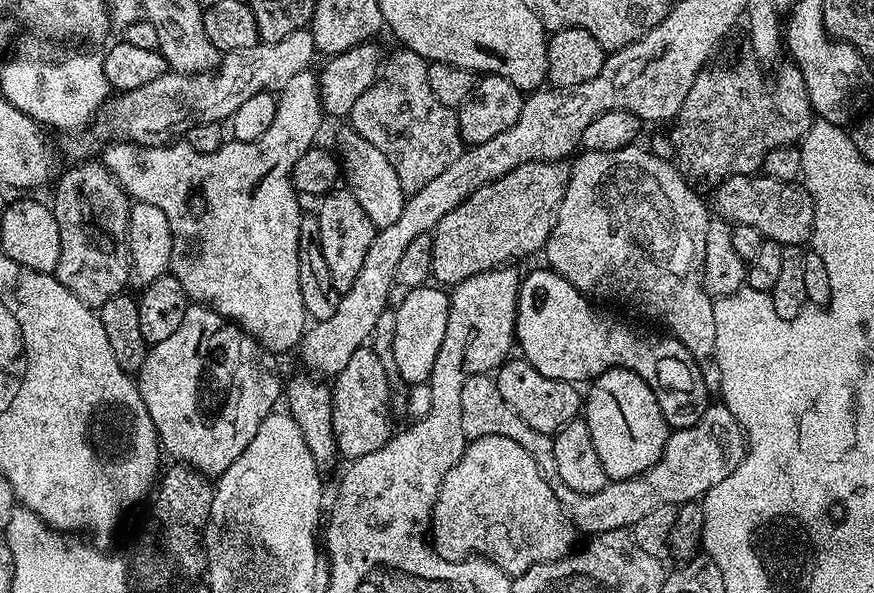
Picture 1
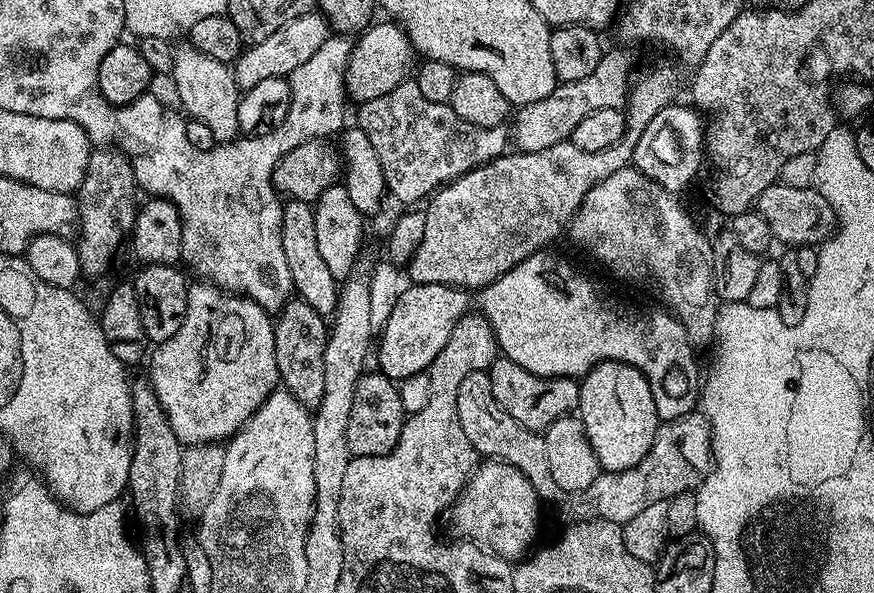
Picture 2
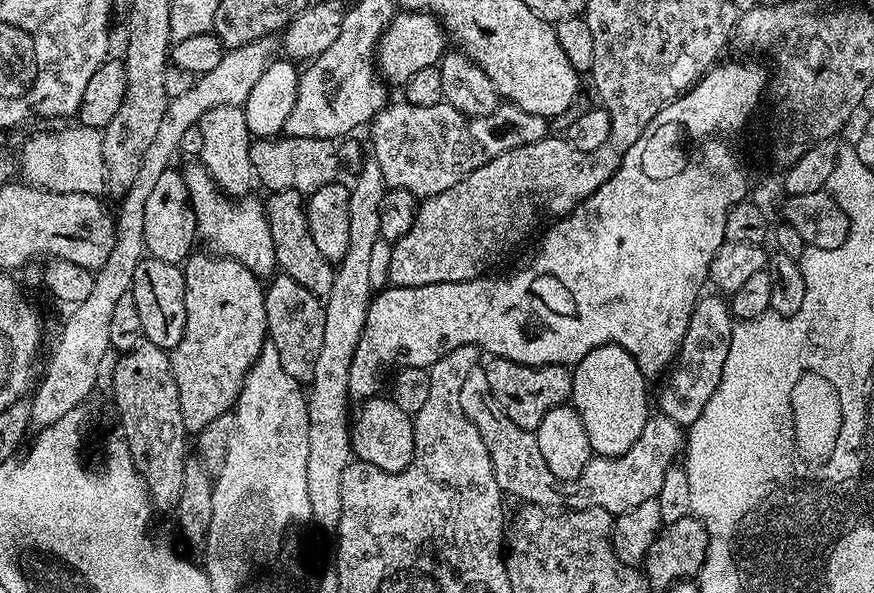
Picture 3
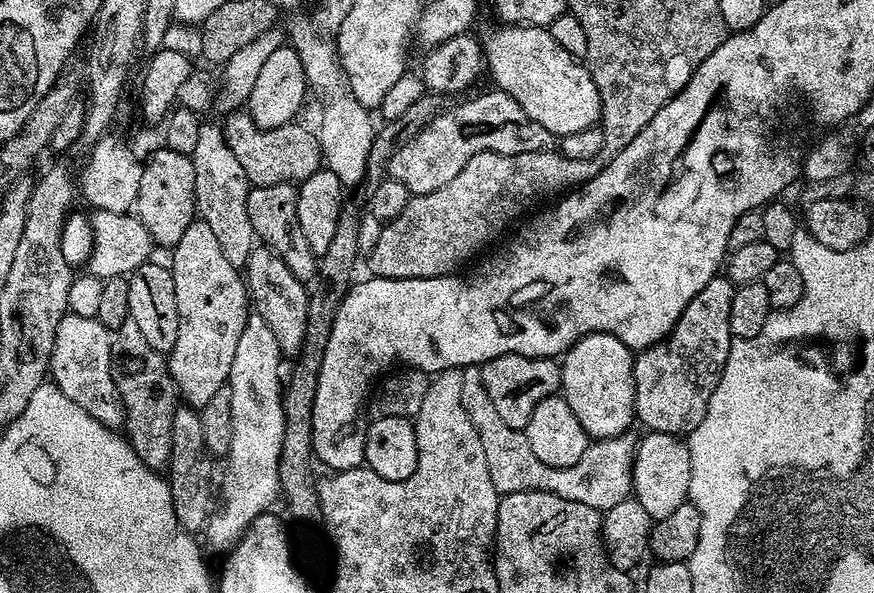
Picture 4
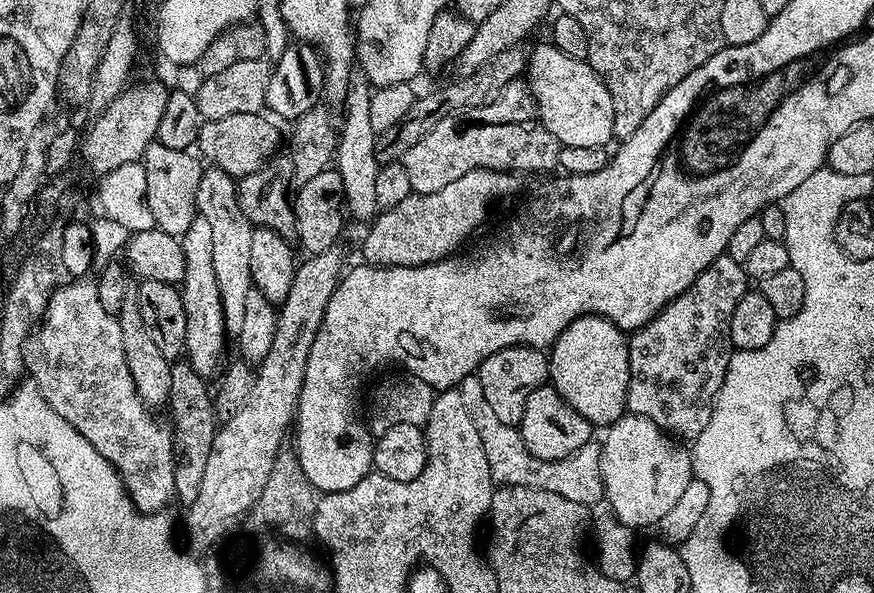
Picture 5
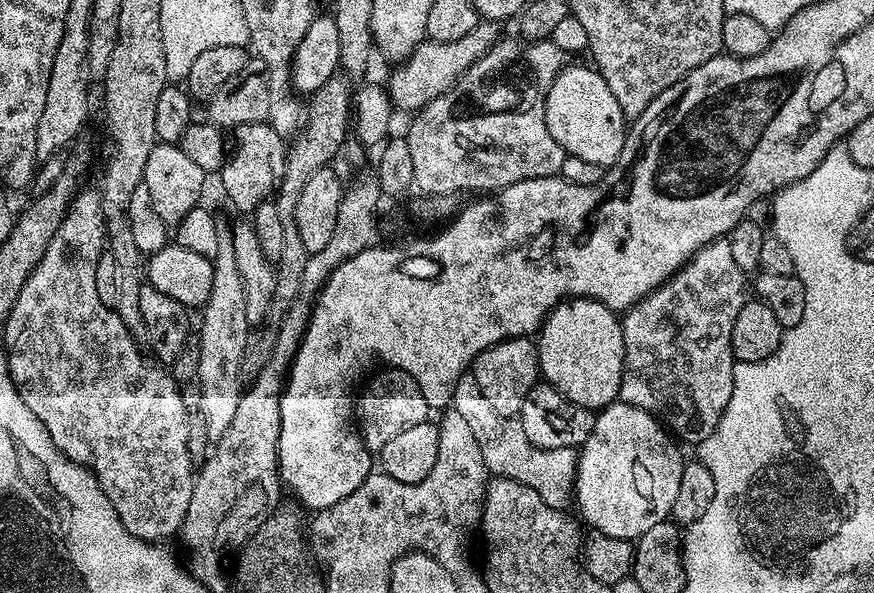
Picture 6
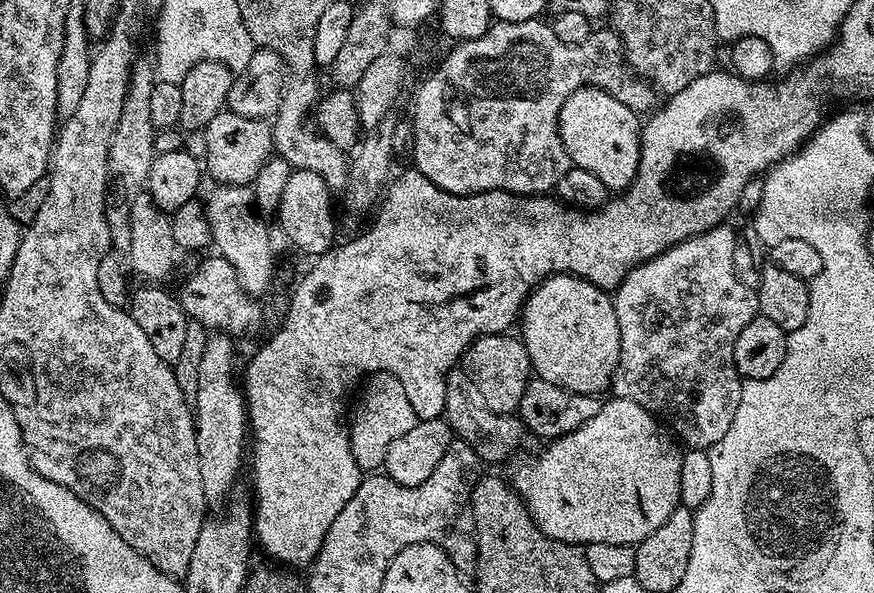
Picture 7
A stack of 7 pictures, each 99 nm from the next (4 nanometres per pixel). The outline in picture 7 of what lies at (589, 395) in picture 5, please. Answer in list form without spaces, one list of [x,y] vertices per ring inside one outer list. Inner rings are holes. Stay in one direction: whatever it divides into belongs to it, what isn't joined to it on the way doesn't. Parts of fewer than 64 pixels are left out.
[[[549,276],[532,289],[518,321],[518,335],[530,354],[533,373],[554,386],[563,386],[571,392],[595,396],[611,385],[612,376],[620,361],[618,316],[613,297],[607,291],[577,276]]]

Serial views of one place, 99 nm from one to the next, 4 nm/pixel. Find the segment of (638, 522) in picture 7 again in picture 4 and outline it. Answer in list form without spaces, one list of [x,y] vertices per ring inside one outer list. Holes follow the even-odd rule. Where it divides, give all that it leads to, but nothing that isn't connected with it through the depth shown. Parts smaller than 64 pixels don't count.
[[[648,432],[639,437],[636,460],[632,463],[634,498],[652,516],[653,521],[674,514],[678,506],[689,503],[690,450],[679,436],[665,432]]]

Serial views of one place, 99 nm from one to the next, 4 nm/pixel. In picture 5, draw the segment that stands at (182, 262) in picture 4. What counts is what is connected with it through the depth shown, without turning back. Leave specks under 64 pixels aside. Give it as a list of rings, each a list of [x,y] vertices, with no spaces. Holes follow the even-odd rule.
[[[197,214],[194,222],[190,222],[190,230],[186,230],[182,238],[184,279],[178,285],[182,306],[186,310],[186,342],[184,343],[186,362],[198,375],[205,378],[217,375],[221,367],[220,359],[224,356],[224,340],[226,341],[222,300],[218,294],[218,278],[214,278],[214,249],[210,241],[212,241],[210,225],[207,224],[206,218]]]

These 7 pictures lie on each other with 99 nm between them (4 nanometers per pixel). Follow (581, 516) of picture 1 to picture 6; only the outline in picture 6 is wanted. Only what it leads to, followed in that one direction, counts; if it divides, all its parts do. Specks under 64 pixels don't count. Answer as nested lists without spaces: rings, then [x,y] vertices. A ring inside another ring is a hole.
[[[471,374],[464,375],[456,383],[450,404],[470,425],[470,431],[482,450],[482,458],[492,476],[510,478],[514,482],[530,486],[530,490],[538,490],[544,501],[555,508],[563,509],[567,500],[569,503],[576,482],[577,449],[546,450],[534,446],[534,442],[526,438],[526,430],[522,430],[522,422],[517,417],[500,416],[498,410],[494,410],[494,406],[490,406],[490,402],[482,398],[482,390],[478,390],[478,382],[474,382]]]

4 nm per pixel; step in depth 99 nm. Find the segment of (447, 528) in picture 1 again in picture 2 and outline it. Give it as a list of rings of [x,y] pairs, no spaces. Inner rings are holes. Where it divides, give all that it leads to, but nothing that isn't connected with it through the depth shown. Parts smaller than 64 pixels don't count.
[[[492,460],[477,467],[464,491],[457,497],[452,515],[454,514],[455,528],[464,535],[461,537],[486,547],[504,560],[516,562],[523,559],[537,543],[535,540],[540,530],[540,507],[542,507],[542,501],[528,476],[522,474],[512,464]]]

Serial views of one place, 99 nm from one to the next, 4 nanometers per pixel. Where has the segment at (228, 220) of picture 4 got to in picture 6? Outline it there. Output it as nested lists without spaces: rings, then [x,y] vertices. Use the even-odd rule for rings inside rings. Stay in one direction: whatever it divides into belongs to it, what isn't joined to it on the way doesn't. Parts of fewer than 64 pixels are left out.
[[[218,227],[218,254],[212,265],[214,282],[210,298],[204,303],[204,321],[198,324],[200,353],[198,354],[198,382],[200,383],[200,413],[206,422],[209,441],[215,442],[226,434],[234,414],[238,410],[242,391],[242,354],[244,353],[250,325],[246,318],[246,290],[242,286],[242,274],[238,274],[238,262],[234,262],[232,234],[227,227]]]

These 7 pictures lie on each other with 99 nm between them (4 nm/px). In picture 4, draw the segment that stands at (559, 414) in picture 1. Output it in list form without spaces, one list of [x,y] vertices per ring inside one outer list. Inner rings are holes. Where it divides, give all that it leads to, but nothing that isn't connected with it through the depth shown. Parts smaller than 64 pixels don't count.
[[[502,354],[479,365],[479,370],[490,402],[494,402],[502,422],[511,428],[524,429],[530,422],[530,414],[534,414],[534,406],[560,392],[560,364],[551,356]]]

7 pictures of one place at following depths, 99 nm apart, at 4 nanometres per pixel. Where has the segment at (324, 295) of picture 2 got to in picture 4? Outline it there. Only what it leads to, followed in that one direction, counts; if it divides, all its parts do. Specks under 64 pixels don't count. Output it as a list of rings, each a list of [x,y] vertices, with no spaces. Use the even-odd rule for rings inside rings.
[[[295,183],[278,185],[258,185],[249,187],[246,198],[246,214],[250,214],[250,226],[255,239],[261,245],[270,247],[282,262],[290,269],[294,278],[311,282],[317,277],[318,257],[310,250],[310,242],[302,234],[302,225],[298,223],[298,194]]]

